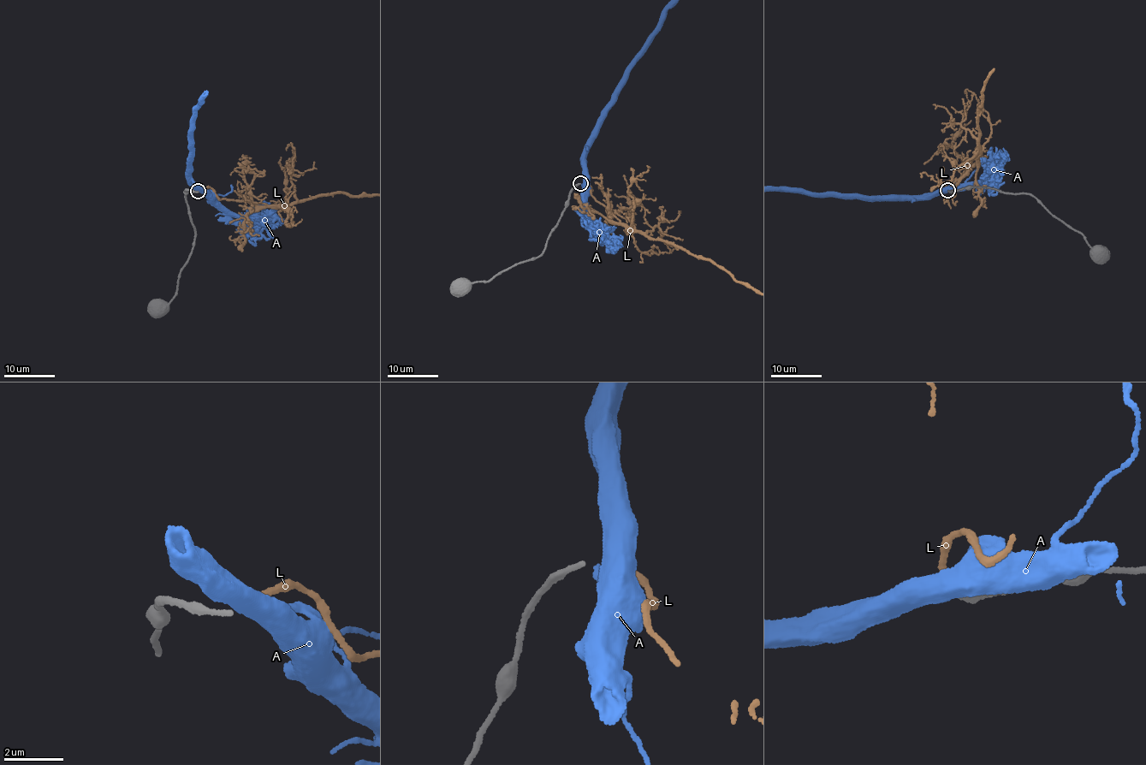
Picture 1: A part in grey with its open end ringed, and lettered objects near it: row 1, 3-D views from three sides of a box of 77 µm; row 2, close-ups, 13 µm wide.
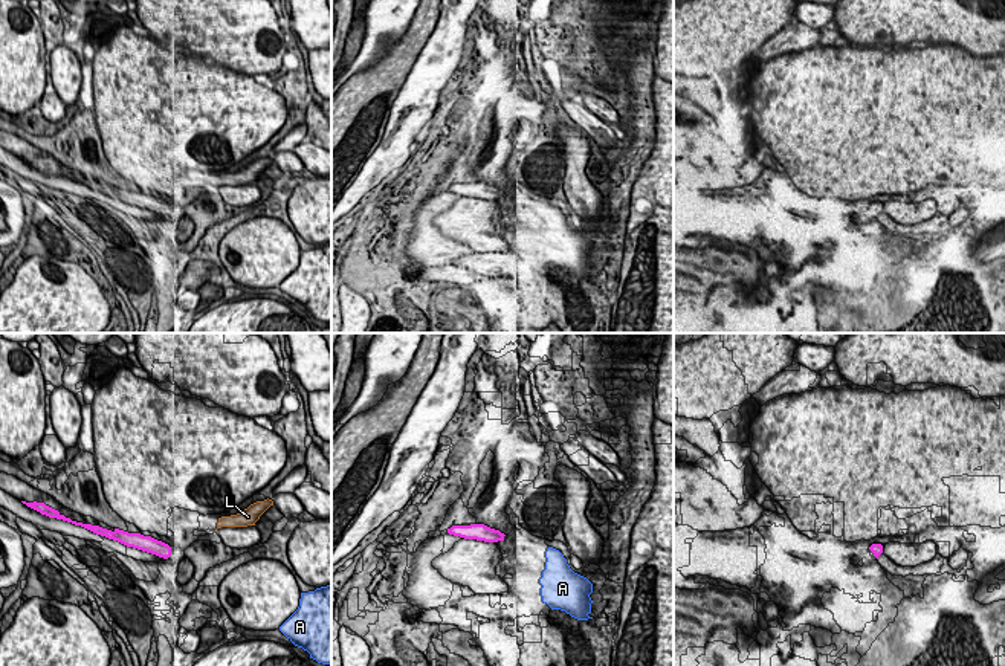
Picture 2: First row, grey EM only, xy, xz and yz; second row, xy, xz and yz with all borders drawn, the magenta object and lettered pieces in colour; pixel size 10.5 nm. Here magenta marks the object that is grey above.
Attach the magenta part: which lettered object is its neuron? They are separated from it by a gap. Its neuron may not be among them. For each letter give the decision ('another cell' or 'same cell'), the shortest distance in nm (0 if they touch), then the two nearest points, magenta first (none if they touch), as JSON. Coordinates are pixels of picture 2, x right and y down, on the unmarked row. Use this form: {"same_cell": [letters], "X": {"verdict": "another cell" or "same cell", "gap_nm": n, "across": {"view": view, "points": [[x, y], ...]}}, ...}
{"same_cell": ["L"], "A": {"verdict": "another cell", "gap_nm": 460, "across": {"view": "xz", "points": [[503, 197], [546, 210]]}}, "L": {"verdict": "same cell", "gap_nm": 500, "across": {"view": "xy", "points": [[170, 205], [216, 187]]}}}

